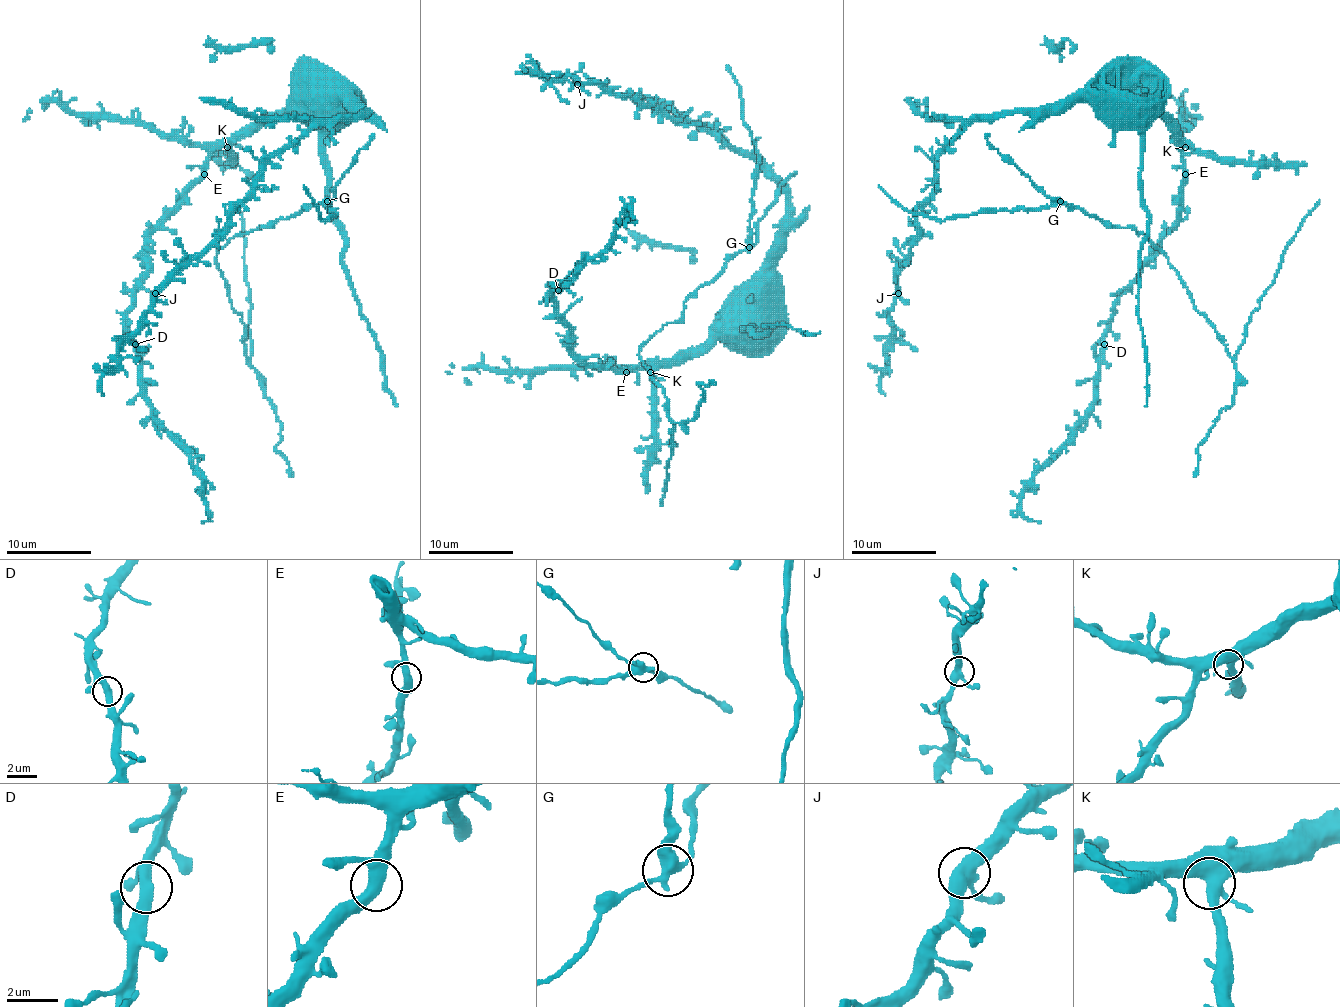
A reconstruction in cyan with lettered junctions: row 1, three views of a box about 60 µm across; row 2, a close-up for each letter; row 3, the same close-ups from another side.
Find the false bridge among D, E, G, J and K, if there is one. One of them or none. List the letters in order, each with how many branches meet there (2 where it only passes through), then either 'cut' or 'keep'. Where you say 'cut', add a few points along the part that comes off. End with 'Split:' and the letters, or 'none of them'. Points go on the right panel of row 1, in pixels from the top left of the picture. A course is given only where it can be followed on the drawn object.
D: branches 3; keep
E: branches 3; keep
G: branches 3; cut; course (1059, 202), (1038, 208), (983, 210), (942, 221), (904, 210), (879, 185)
J: branches 3; keep
K: branches 3; keep
Split: G

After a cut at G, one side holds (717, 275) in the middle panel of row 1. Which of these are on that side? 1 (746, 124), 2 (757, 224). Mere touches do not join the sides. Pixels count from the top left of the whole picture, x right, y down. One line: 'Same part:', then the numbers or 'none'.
Same part: 2

